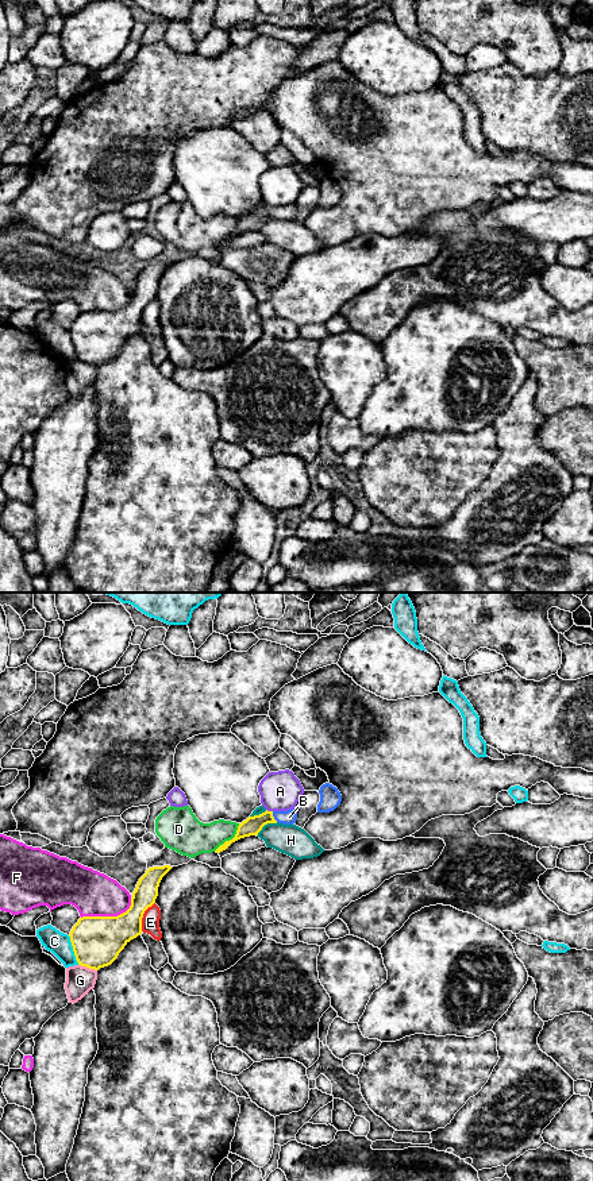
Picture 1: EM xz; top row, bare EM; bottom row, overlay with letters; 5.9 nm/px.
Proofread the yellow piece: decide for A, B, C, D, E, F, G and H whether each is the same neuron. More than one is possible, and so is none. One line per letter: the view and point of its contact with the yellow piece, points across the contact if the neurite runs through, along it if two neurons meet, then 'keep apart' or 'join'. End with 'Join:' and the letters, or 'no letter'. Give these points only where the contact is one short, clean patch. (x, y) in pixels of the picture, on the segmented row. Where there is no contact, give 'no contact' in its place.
A: contact xz (269, 811); border xz (266, 809), (272, 811); keep apart
B: contact xz (273, 817); way xz (253, 825), (266, 817), (273, 817), (289, 817); join
C: contact xz (73, 950); keep apart
D: contact xz (230, 840); border xz (239, 824), (235, 834), (214, 850); keep apart
E: contact xz (142, 917); keep apart
F: contact xz (110, 917); keep apart
G: contact xz (88, 967); keep apart
H: contact xz (265, 824); keep apart
Join: B

